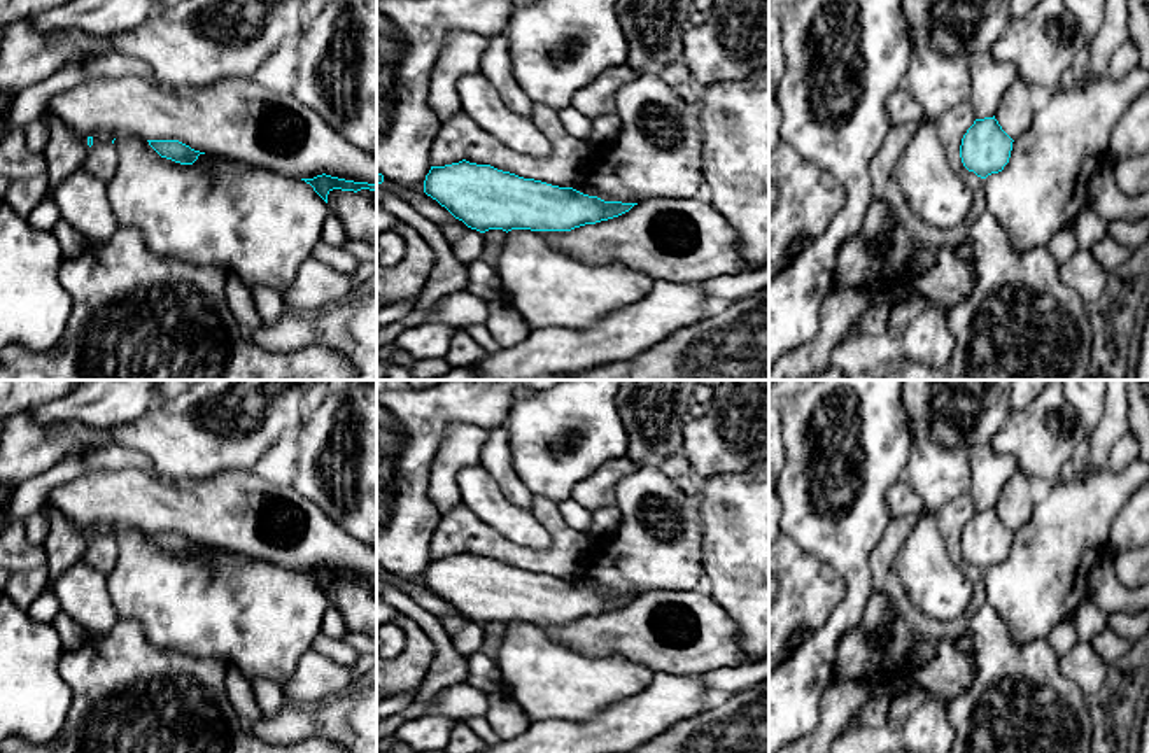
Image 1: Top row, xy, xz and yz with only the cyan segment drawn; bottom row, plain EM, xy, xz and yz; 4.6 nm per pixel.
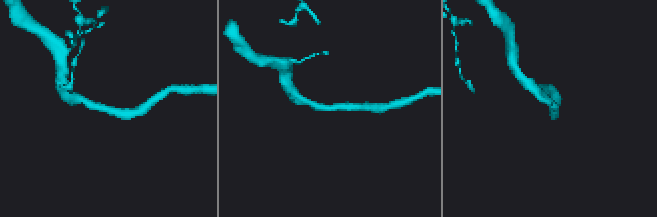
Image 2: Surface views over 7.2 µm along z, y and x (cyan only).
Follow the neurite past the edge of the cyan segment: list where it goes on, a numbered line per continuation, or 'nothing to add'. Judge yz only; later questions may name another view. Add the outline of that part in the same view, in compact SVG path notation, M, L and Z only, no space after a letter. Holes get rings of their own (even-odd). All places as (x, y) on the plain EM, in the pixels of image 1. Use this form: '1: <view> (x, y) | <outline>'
1: yz (1015, 505) | M1018 469L1002 489L995 511L1002 522L1016 532L1030 520L1033 506L1030 478Z

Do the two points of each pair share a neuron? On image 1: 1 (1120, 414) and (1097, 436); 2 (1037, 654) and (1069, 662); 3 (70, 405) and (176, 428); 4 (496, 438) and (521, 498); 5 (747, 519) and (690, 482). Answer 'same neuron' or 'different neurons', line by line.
1: same neuron
2: different neurons
3: different neurons
4: same neuron
5: different neurons

